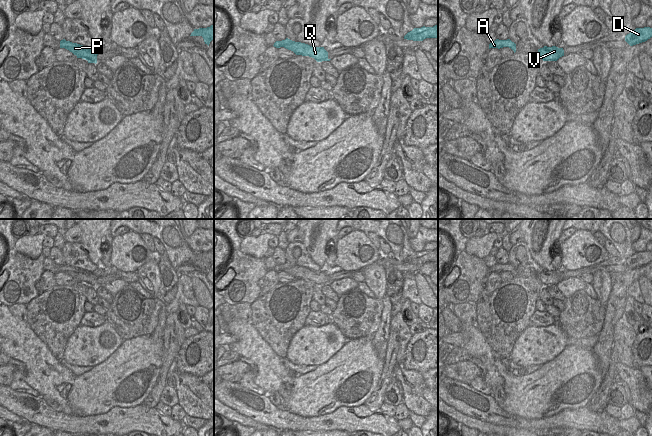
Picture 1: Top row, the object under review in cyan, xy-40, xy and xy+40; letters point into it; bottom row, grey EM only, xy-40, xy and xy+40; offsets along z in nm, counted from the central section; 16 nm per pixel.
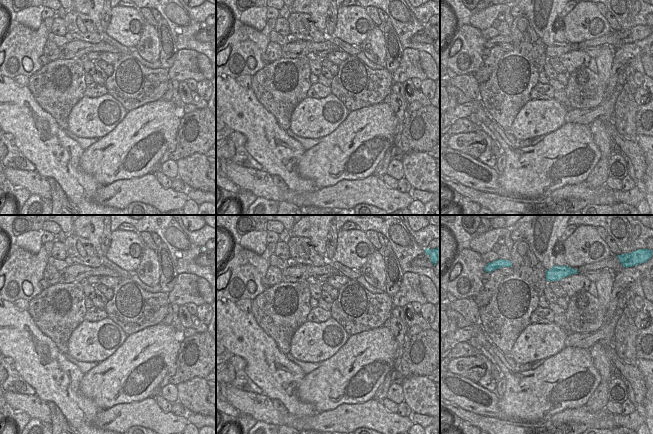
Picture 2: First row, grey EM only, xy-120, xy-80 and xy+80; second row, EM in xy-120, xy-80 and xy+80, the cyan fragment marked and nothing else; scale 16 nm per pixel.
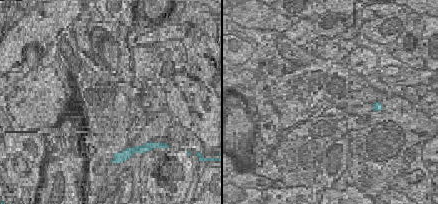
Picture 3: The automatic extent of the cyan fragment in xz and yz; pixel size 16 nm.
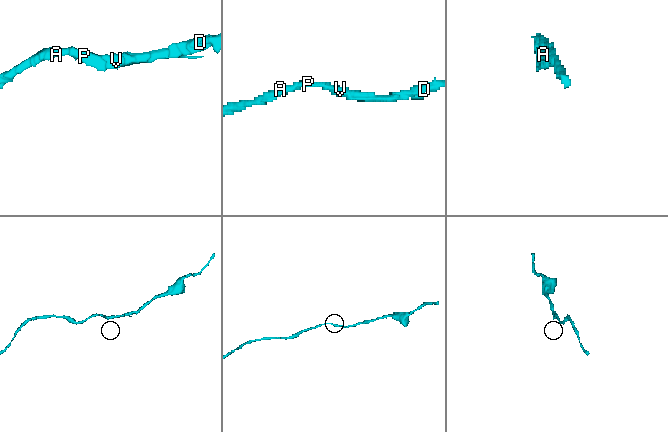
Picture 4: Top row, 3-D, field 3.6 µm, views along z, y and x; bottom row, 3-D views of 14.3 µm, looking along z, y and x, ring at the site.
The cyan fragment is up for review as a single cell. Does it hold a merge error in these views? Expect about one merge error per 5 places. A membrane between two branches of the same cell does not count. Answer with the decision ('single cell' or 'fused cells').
single cell

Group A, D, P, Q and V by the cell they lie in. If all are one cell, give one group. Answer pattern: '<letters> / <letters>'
A D P Q V

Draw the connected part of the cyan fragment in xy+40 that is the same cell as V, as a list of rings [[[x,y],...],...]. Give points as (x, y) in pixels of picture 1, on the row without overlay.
[[[556,270],[538,273],[538,278],[541,280],[543,285],[557,285],[560,281],[564,280],[563,272],[558,272]]]

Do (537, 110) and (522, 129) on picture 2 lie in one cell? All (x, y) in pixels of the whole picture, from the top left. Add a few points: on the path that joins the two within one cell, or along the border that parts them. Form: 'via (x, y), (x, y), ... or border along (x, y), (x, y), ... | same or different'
via (534, 115), (527, 124) | same

